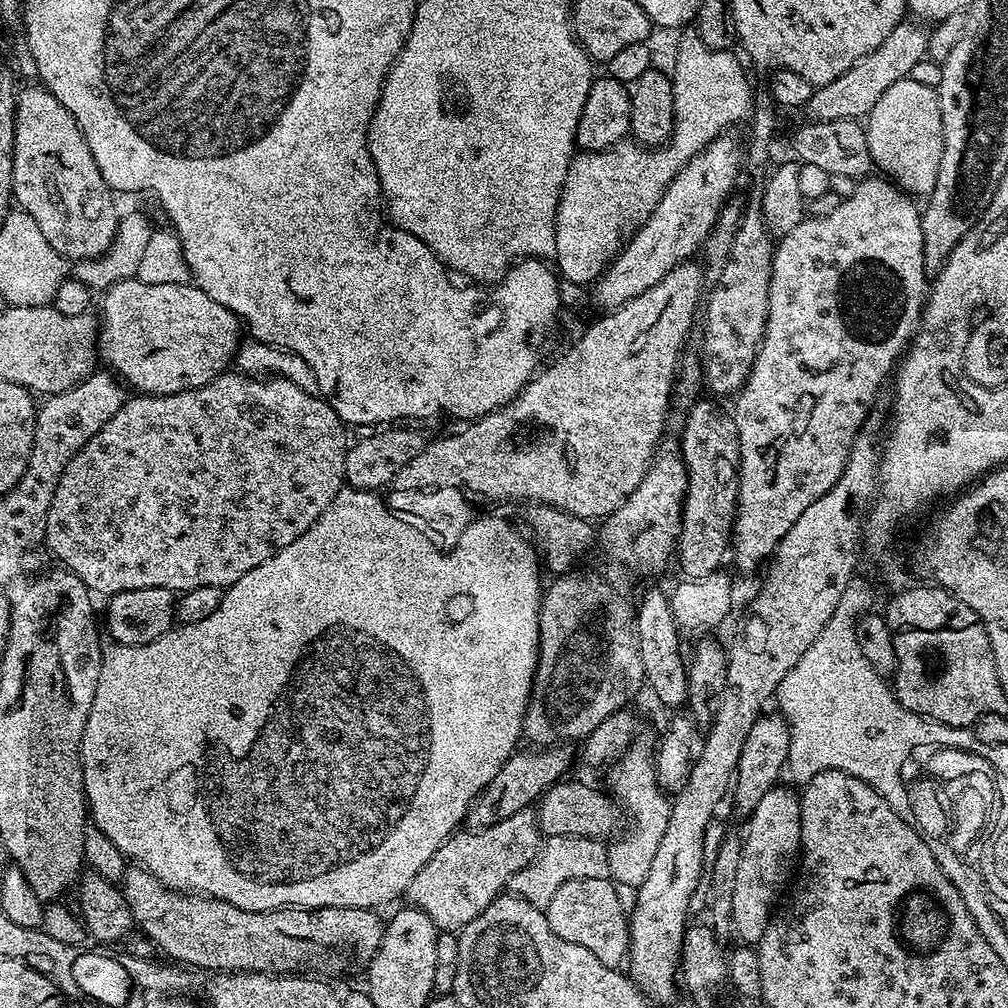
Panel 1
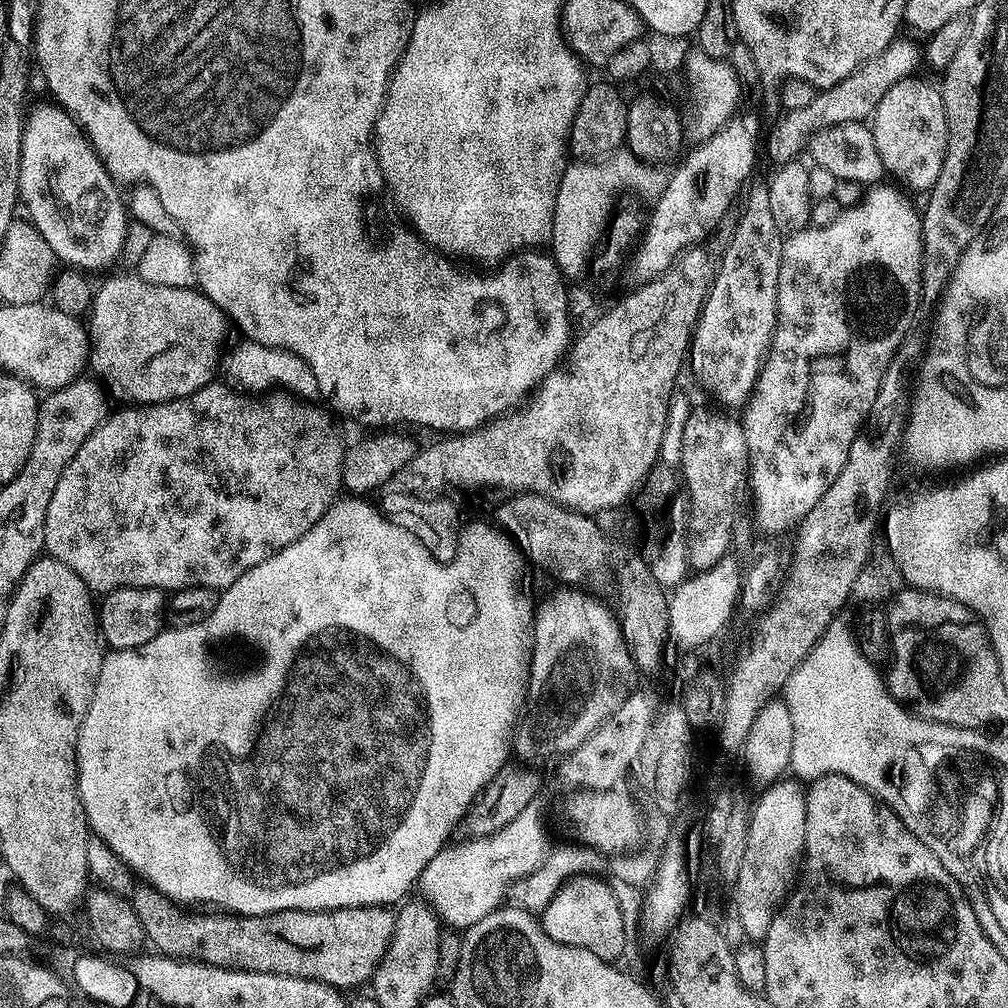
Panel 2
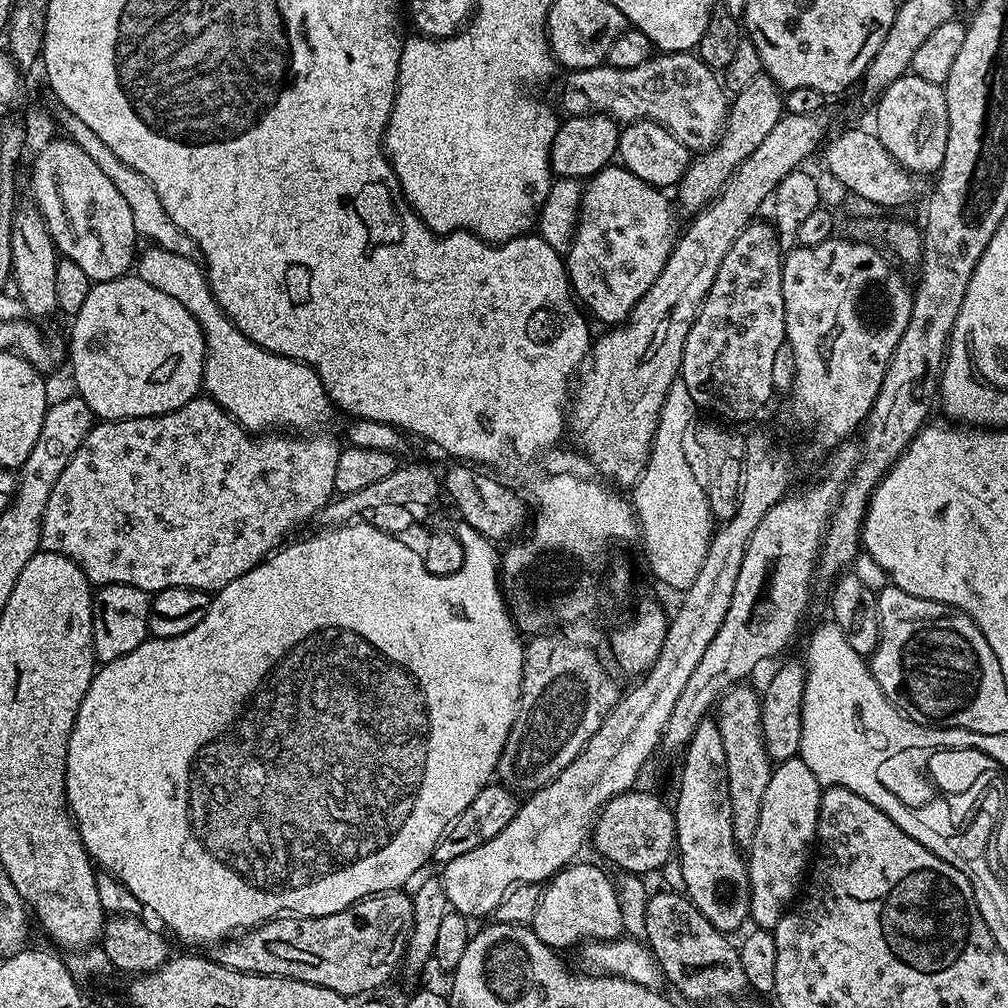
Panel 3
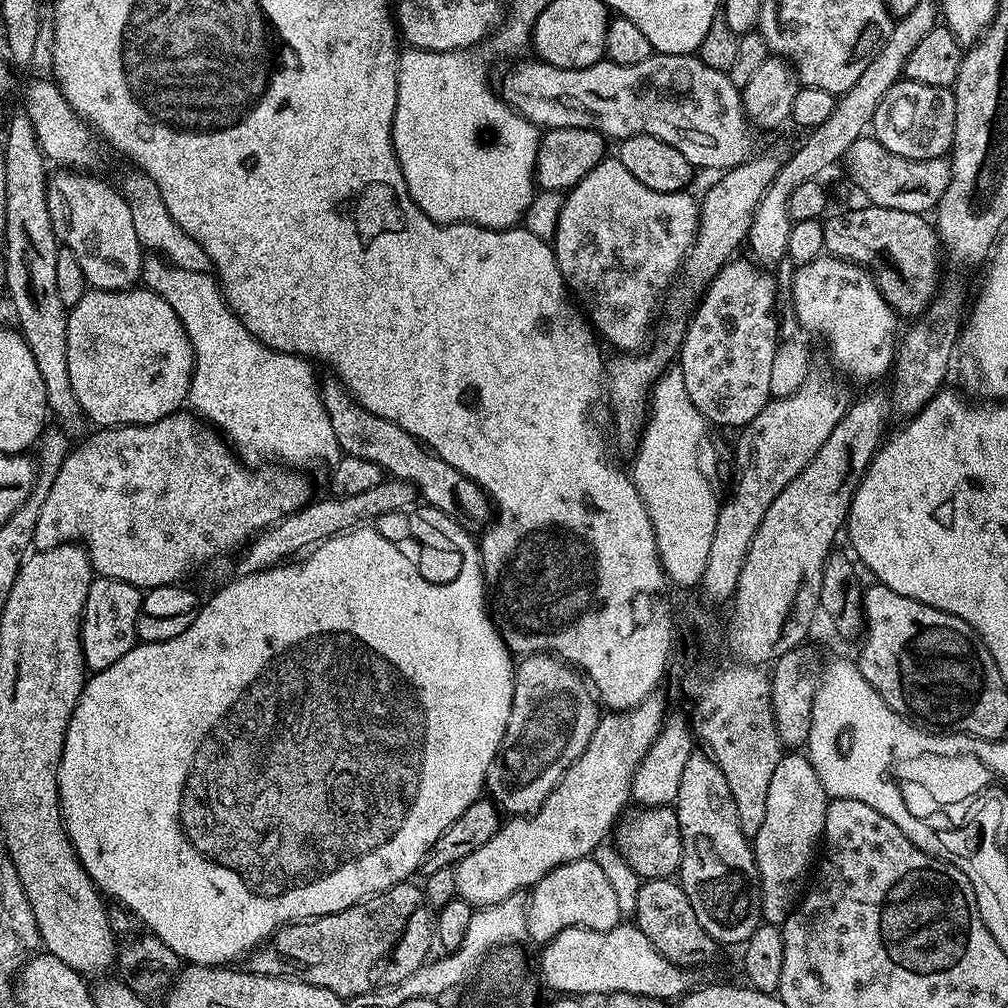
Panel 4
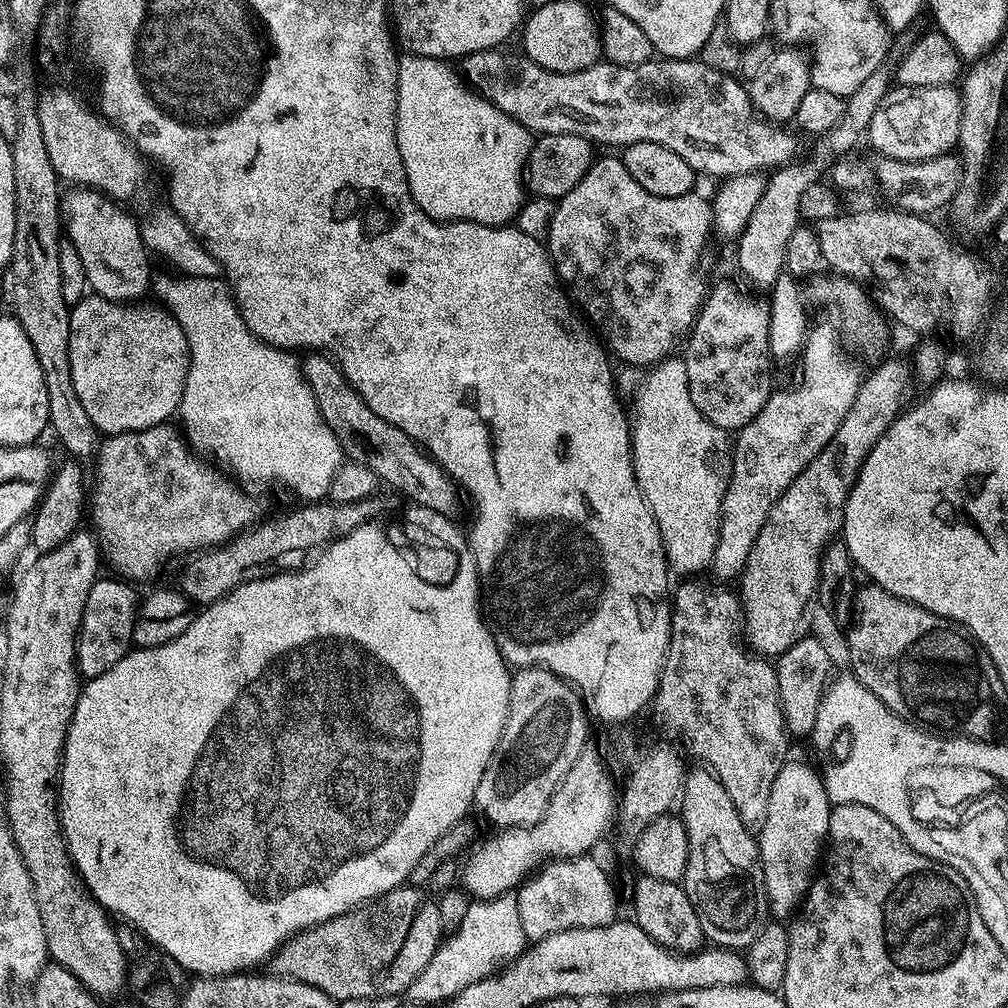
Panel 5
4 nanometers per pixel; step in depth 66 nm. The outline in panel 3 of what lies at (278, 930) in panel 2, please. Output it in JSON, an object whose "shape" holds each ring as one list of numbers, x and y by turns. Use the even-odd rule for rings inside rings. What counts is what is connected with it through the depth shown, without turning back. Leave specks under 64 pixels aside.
{"shape":[[393,890,366,896,338,914,281,914,247,929,240,944,221,943,215,949,214,959,235,972,285,976,334,990,339,996,360,998,375,993,372,992,375,988,382,987,395,974,400,960,402,964,405,959,411,933,411,895,404,890]]}

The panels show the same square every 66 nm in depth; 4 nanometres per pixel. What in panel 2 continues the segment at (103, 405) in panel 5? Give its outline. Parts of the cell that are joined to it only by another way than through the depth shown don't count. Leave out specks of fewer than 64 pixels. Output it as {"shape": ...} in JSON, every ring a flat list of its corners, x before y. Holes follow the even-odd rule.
{"shape":[[135,274,129,276,112,276,109,280,104,280,95,289,92,297,92,306,86,313,86,331,88,334,88,361,87,367,92,368,91,375,102,385,103,391,109,397,112,396,124,406,143,406,145,404,165,404,178,398,186,398,198,390,202,390,207,384,213,383,215,374,218,372,218,365,222,360,222,349,224,344,224,331,230,328,229,321,224,315,224,311,210,298,199,290,191,288,175,288,174,286,158,286,146,282,143,278]]}

